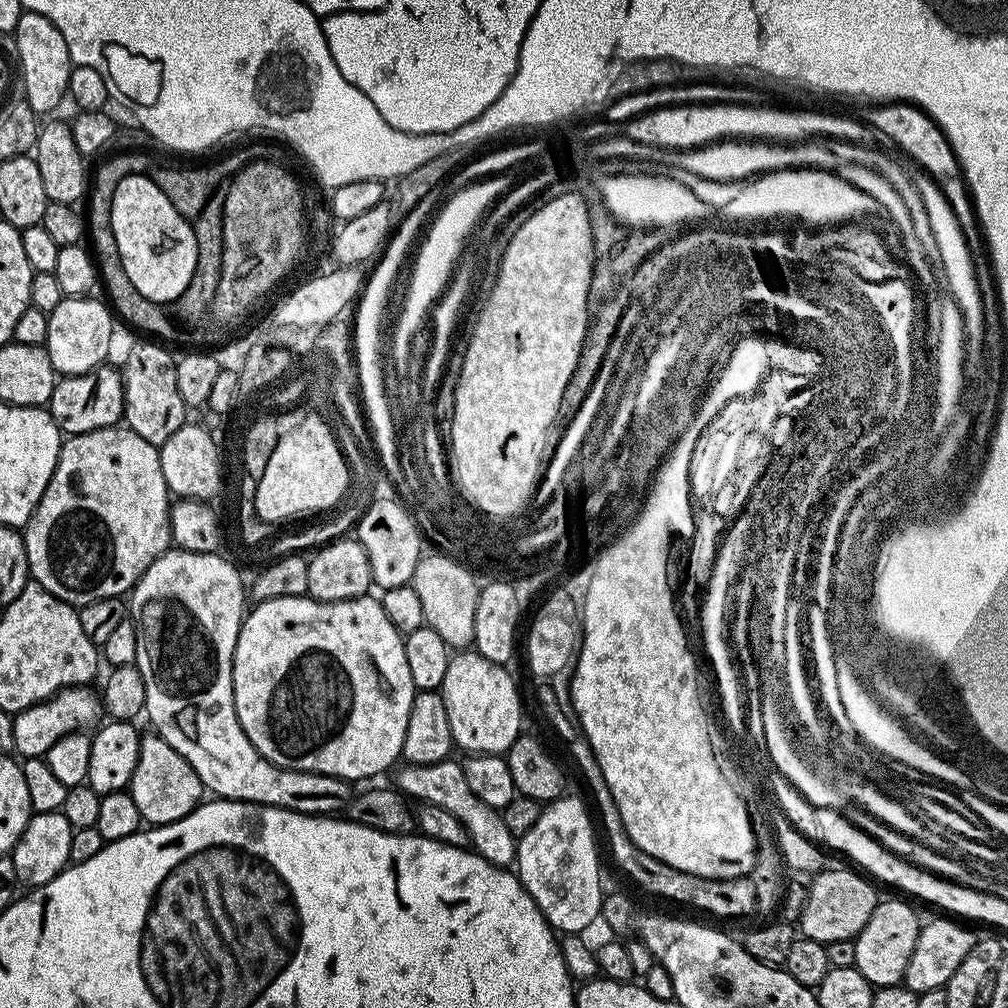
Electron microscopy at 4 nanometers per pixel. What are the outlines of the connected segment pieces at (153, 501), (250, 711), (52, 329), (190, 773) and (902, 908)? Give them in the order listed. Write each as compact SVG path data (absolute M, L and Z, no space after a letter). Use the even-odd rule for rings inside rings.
M127 426L115 428L103 428L86 434L68 436L61 443L60 457L56 463L54 474L38 502L38 506L32 511L32 516L22 529L24 545L26 546L26 558L28 559L28 571L35 583L41 584L46 591L54 594L67 604L79 606L89 604L102 598L123 597L131 593L133 586L140 581L142 574L150 570L150 566L163 552L169 551L172 544L172 531L170 530L170 493L166 486L166 478L162 478L162 462L160 461L160 449L155 444L146 442L138 434L134 434Z
M365 594L357 600L314 600L311 596L291 596L290 598L274 598L261 600L256 609L245 615L240 625L238 642L234 650L232 663L232 685L234 686L234 706L238 714L238 722L250 738L250 742L280 768L289 768L299 772L317 772L327 776L337 776L349 782L368 780L379 772L384 772L402 756L402 738L406 738L406 718L410 718L410 706L414 702L418 689L410 678L410 665L406 663L404 636L386 618L386 610L379 599Z
M91 295L70 296L48 313L47 350L54 370L61 377L86 374L101 367L112 348L112 320L114 312L103 299L92 300Z
M144 734L140 737L138 766L134 766L130 791L134 803L138 806L141 821L152 826L173 824L186 818L195 808L200 807L206 796L204 783L198 778L198 774L194 774L194 766L190 766L190 762L186 762L186 758L182 758L182 754L178 754L178 750L174 750L174 746L170 746L170 742L166 742L155 734L149 734L149 736Z
M884 900L877 903L870 922L856 937L856 969L863 974L872 985L885 988L891 984L899 984L904 979L904 971L910 962L910 954L914 954L914 946L918 942L918 934L922 920L904 900Z

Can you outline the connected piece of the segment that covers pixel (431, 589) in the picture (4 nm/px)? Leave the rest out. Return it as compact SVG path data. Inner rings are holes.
M441 552L423 555L415 566L411 585L422 601L425 625L438 631L450 648L462 650L473 642L473 618L477 613L479 583L463 563L453 560Z

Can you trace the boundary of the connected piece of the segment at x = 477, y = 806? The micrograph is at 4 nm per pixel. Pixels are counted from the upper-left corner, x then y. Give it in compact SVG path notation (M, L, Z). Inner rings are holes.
M449 758L433 764L405 763L403 767L394 784L405 797L450 810L450 814L454 814L454 818L458 818L458 822L462 822L468 831L468 839L474 851L497 868L508 868L515 861L517 837L510 834L503 815L497 809L486 806L486 802L482 802L482 798L470 790L470 782L466 782L464 766L459 759L456 761L456 758Z

